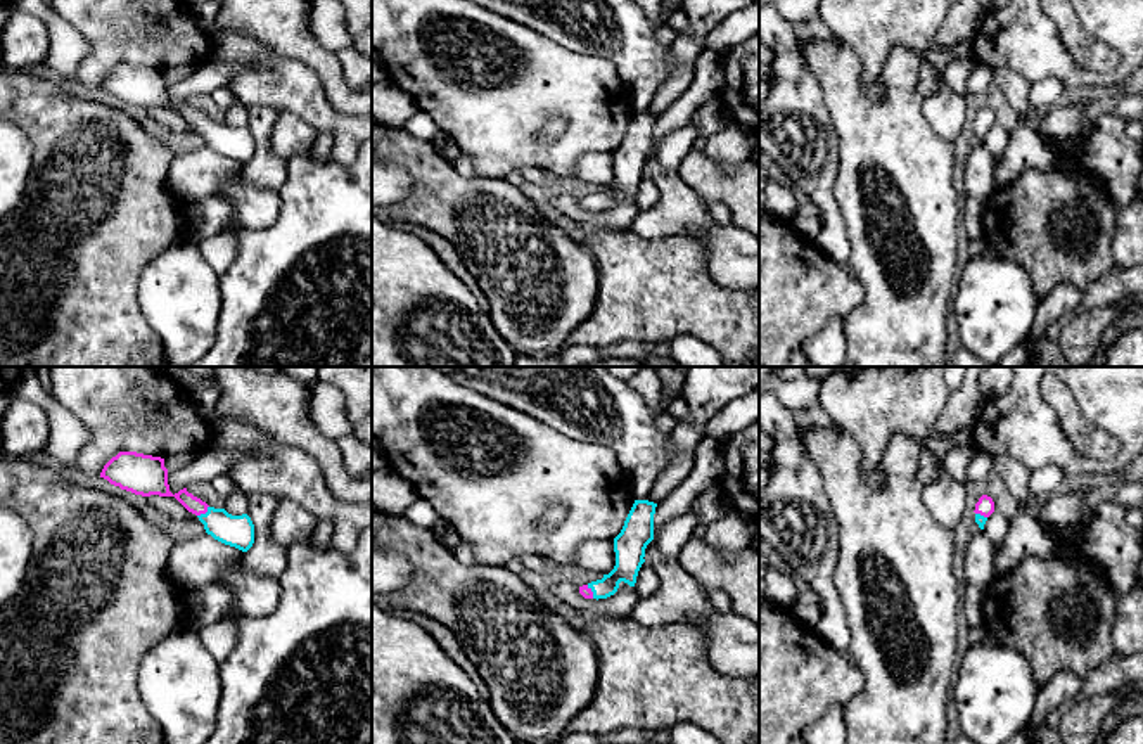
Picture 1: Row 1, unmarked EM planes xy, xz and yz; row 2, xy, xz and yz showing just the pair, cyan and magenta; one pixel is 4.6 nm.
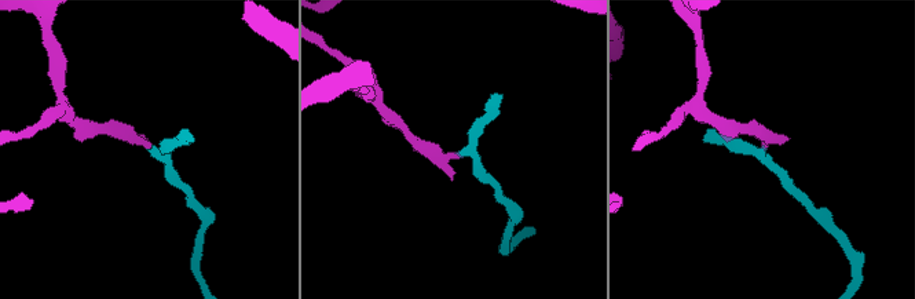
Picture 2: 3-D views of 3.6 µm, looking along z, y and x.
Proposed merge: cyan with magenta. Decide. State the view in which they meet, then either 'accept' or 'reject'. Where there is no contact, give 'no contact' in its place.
meets cyan in xy; accept

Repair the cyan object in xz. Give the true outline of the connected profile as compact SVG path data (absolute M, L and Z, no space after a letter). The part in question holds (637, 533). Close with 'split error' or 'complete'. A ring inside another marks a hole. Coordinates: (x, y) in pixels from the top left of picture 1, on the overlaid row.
M635 500L621 533L614 538L614 569L602 580L579 587L584 599L607 599L617 592L621 581L635 587L645 562L645 548L654 540L655 507L654 502Z; split error

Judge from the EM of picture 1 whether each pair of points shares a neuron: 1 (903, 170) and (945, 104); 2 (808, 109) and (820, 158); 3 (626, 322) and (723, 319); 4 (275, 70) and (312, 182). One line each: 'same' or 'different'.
1: different
2: same
3: same
4: different

